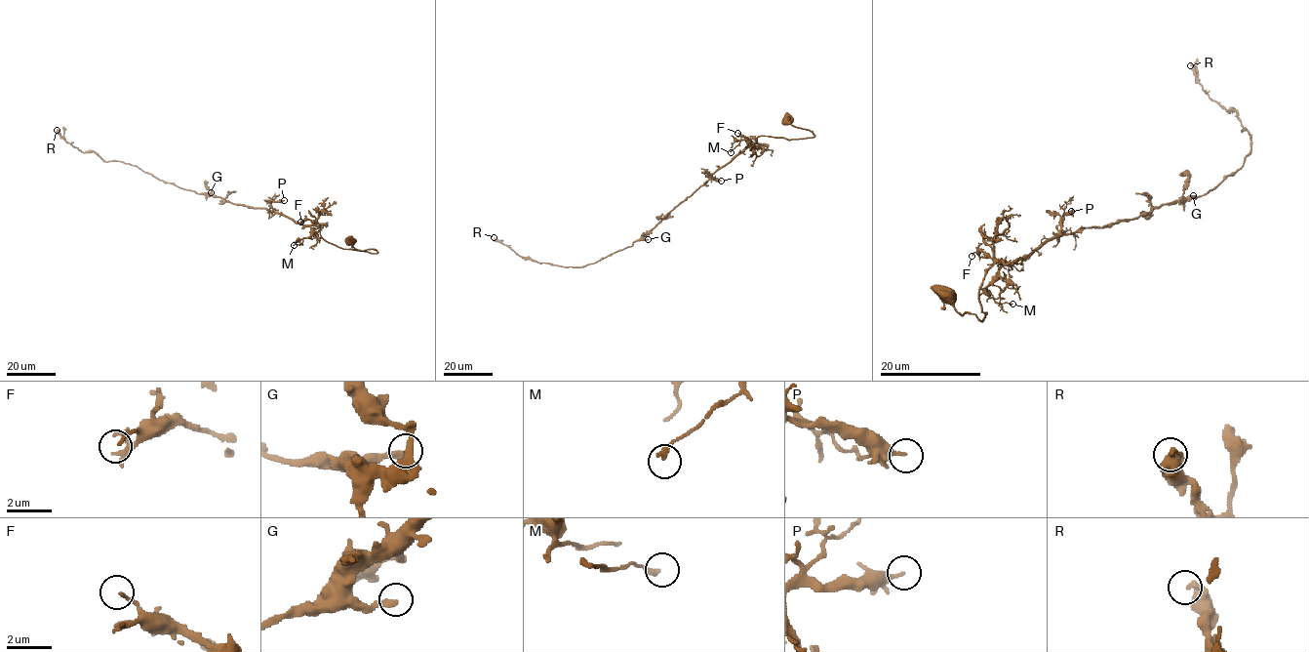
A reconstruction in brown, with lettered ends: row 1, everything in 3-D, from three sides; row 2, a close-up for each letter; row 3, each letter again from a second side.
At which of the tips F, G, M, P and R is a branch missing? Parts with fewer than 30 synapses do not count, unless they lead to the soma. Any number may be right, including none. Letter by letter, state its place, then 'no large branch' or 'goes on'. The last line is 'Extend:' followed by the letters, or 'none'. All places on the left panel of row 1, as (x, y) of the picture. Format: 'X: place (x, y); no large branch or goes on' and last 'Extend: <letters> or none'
F: place (300, 222); no large branch
G: place (211, 192); no large branch
M: place (294, 245); no large branch
P: place (284, 200); no large branch
R: place (57, 130); no large branch
Extend: none

